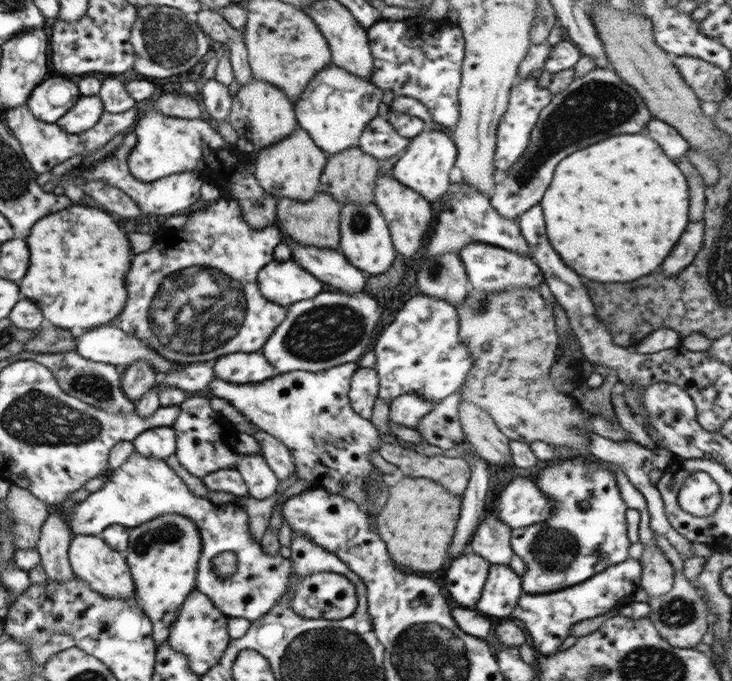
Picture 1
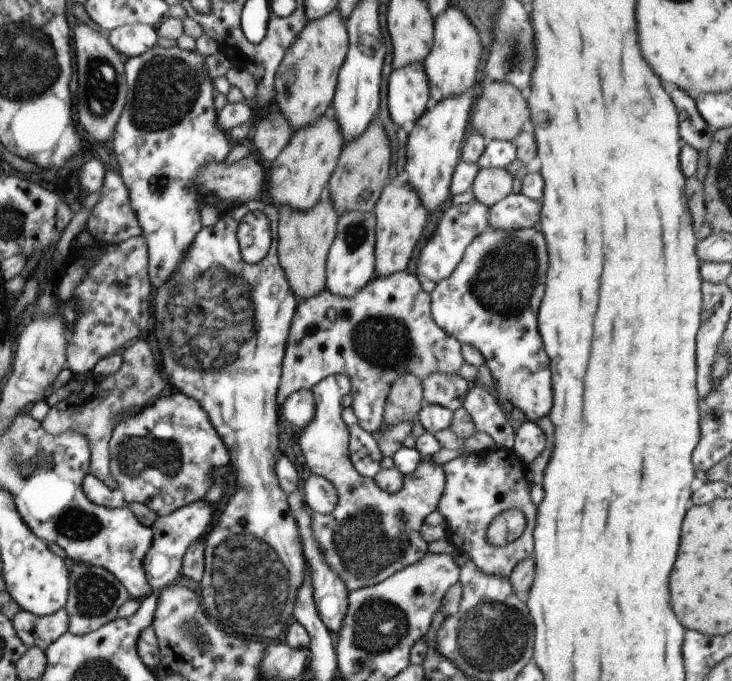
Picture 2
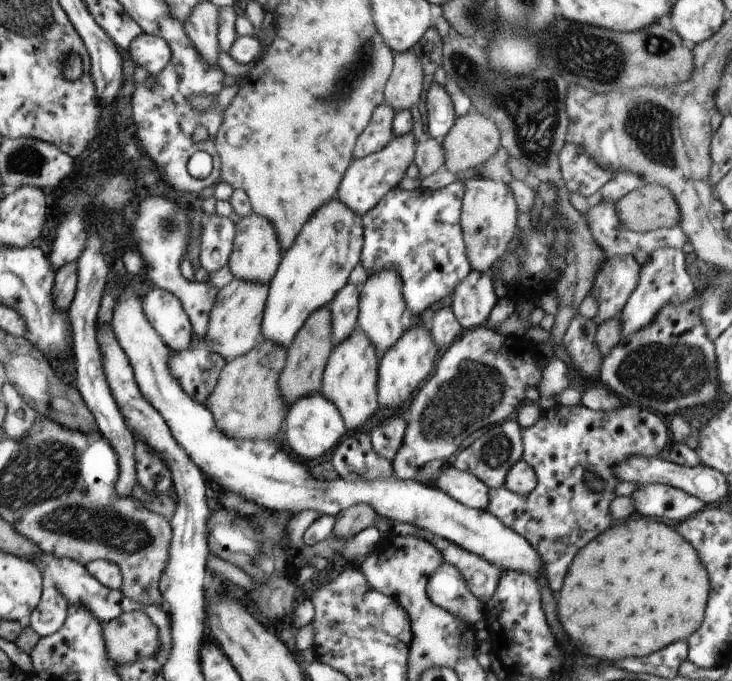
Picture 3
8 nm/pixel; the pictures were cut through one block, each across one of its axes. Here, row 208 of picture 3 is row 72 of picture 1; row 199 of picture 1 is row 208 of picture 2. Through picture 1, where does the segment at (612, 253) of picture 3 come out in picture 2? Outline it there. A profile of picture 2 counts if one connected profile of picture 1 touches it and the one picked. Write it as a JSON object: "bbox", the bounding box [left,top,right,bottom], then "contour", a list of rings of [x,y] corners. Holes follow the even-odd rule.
{"bbox":[489,192,541,230],"contour":[[[511,192],[489,208],[489,216],[489,228],[495,230],[533,230],[541,222],[541,202]]]}

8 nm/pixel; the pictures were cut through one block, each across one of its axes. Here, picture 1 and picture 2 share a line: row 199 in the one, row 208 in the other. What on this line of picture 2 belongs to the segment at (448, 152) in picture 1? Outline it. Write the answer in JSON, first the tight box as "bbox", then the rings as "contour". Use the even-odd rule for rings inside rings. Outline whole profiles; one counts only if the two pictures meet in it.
{"bbox":[405,90,473,214],"contour":[[[473,90],[467,94],[459,94],[457,98],[445,98],[429,108],[413,126],[407,130],[407,144],[405,144],[405,172],[407,172],[407,186],[417,194],[421,206],[427,214],[439,210],[443,202],[451,198],[451,174],[455,166],[461,162],[461,146],[463,134],[467,132],[467,114],[469,106],[473,106]]]}

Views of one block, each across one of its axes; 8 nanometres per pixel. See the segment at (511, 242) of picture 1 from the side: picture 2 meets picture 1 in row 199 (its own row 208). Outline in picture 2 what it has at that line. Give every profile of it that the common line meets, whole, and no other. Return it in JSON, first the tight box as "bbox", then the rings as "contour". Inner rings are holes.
{"bbox":[417,202,489,282],"contour":[[[475,202],[475,204],[461,204],[461,206],[449,206],[439,222],[437,222],[437,228],[435,228],[435,234],[429,238],[429,242],[421,248],[419,252],[419,258],[417,258],[417,278],[429,278],[431,282],[441,282],[445,278],[449,278],[449,274],[455,270],[455,266],[461,262],[463,258],[463,252],[465,248],[469,246],[469,242],[473,238],[477,238],[483,230],[487,230],[489,222],[485,220],[485,212],[489,208],[481,202]]]}

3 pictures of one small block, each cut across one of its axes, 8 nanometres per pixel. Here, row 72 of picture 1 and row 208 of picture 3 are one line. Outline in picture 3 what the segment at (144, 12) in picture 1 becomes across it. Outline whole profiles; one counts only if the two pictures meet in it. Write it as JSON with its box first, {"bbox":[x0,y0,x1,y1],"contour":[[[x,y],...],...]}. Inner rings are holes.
{"bbox":[129,194,219,346],"contour":[[[147,194],[147,198],[143,198],[141,204],[137,206],[137,218],[131,224],[129,244],[133,250],[139,250],[141,256],[145,258],[143,270],[147,274],[147,280],[151,280],[159,290],[167,290],[181,300],[181,306],[193,326],[193,334],[199,338],[199,346],[203,346],[207,326],[209,326],[209,314],[213,310],[213,304],[215,304],[219,290],[213,288],[211,284],[205,286],[205,284],[189,282],[187,278],[181,276],[179,264],[185,256],[185,246],[187,246],[187,236],[189,236],[187,228],[189,228],[187,210],[175,206],[167,198],[157,198],[157,196]]]}

